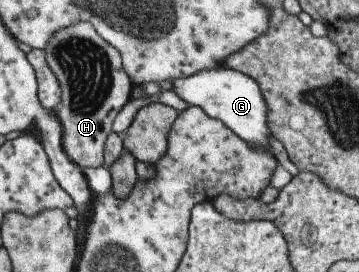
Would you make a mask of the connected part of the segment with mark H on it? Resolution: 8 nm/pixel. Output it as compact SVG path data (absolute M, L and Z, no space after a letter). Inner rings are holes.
M76 21L57 30L43 50L61 88L60 106L54 111L62 127L61 152L82 169L104 166L105 140L112 132L116 114L132 99L134 88L123 69L121 54L88 21Z

